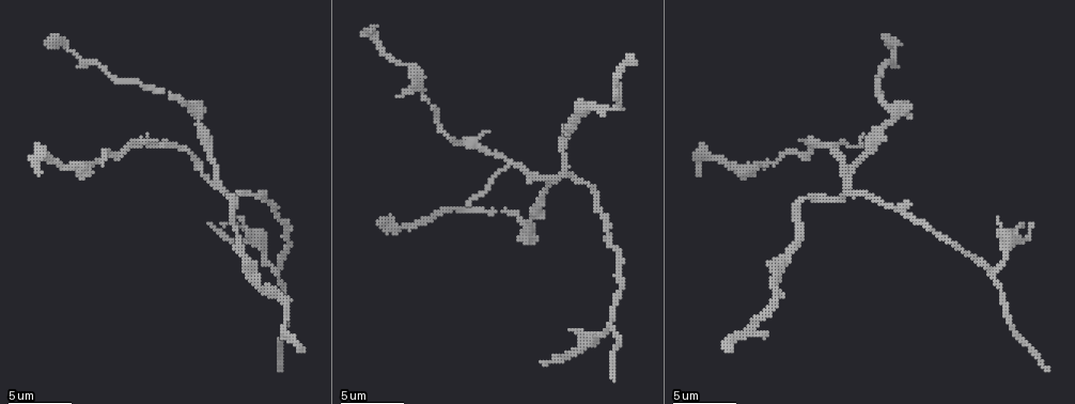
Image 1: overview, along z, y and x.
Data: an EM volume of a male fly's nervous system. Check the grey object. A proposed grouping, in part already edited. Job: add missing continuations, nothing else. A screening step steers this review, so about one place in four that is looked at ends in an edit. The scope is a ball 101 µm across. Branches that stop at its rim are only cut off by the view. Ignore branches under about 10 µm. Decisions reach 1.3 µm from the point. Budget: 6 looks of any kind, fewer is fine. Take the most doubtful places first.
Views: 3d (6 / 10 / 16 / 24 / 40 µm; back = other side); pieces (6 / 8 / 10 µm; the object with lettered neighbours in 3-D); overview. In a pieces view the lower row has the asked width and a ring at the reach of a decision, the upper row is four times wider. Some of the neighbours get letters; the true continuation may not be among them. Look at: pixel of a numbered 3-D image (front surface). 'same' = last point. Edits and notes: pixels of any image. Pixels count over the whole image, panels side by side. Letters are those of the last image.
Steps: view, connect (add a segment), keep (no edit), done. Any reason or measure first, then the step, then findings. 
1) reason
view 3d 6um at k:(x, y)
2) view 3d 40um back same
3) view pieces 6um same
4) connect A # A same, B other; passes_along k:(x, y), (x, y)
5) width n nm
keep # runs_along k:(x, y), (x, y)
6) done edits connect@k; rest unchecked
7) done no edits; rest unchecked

branch stops here
view pieces 6um at 1:(1047, 370)

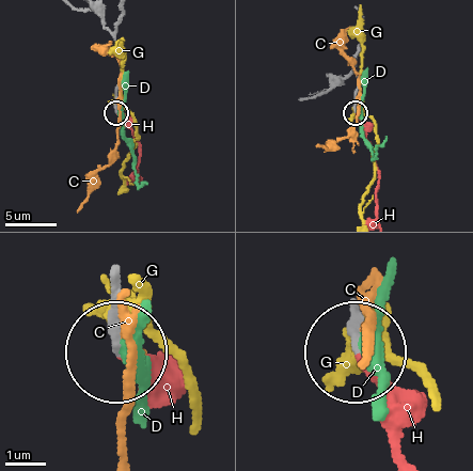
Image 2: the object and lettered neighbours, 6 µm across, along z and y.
width 180 nm
connect H # C other, D other, G other, H same; it goes on there

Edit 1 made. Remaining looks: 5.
redraw
view overview

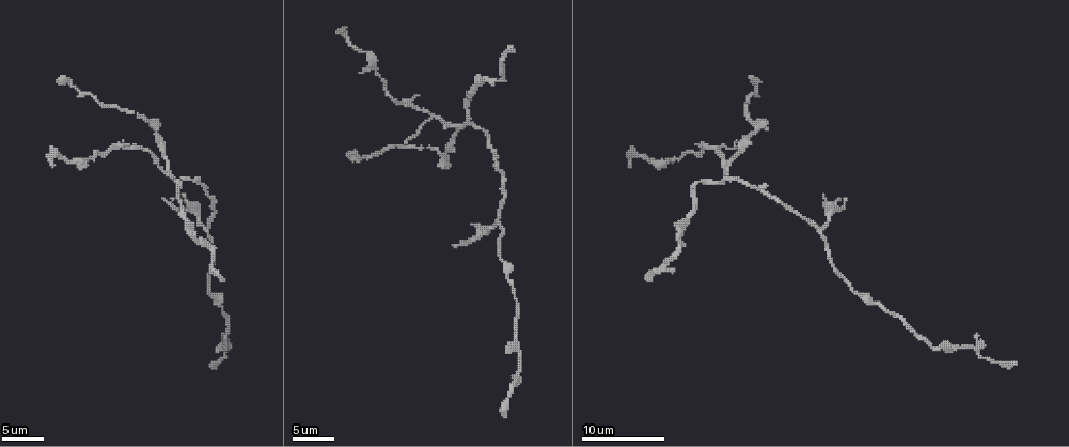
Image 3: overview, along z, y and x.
long arm stops here
view pieces 6um at 3:(511, 51)

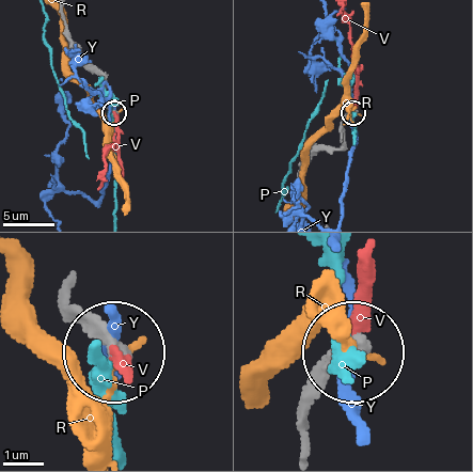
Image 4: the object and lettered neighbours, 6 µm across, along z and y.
connect V # P other, R other, V same, Y other; passes_along 4:(72, 283), (75, 307), (115, 364); the neuron continues

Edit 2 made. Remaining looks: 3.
view overview

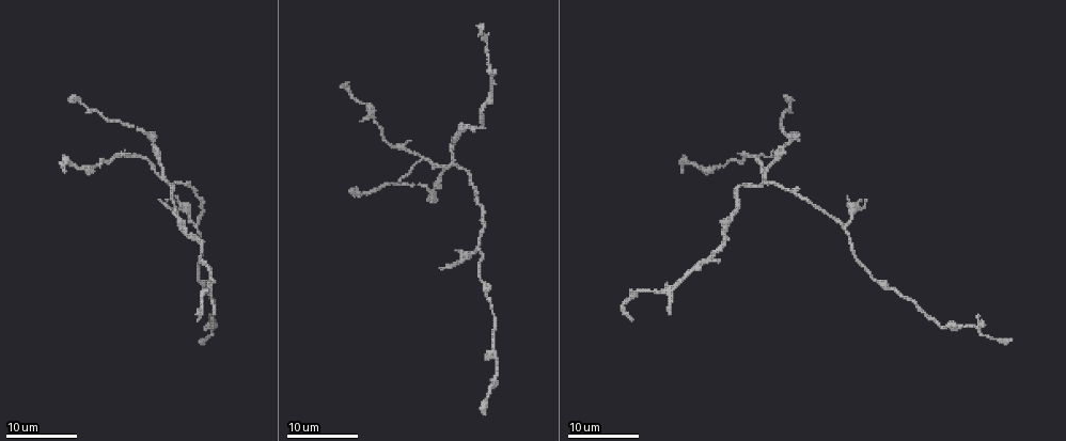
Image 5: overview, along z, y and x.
free end
view 3d 16um at 5:(214, 314)

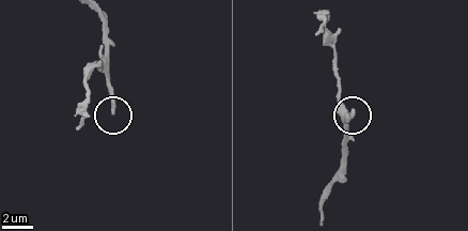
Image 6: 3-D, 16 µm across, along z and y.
view pieces 6um at 6:(112, 114)

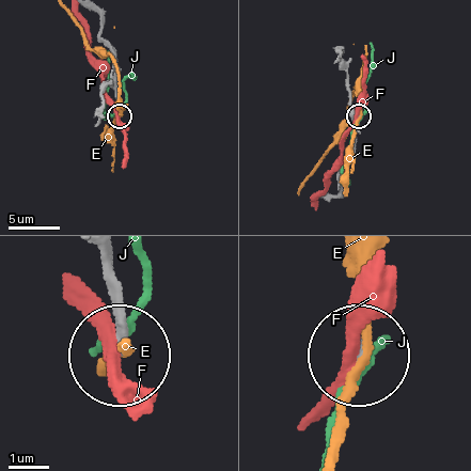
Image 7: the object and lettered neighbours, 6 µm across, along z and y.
keep # E other, F other, J other; runs_along 7:(106, 254), (116, 354); no lettered segment goes on from it

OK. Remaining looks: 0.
done edits connect@2, connect@4; rest unchecked

